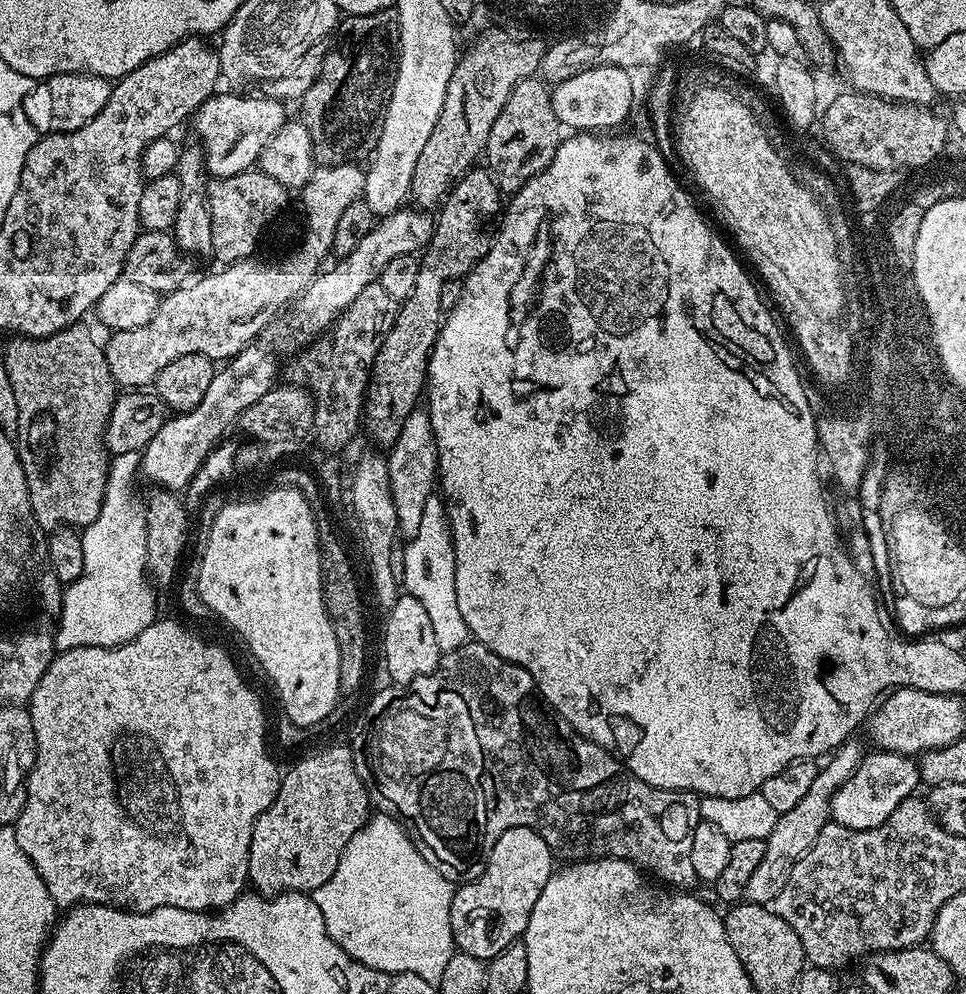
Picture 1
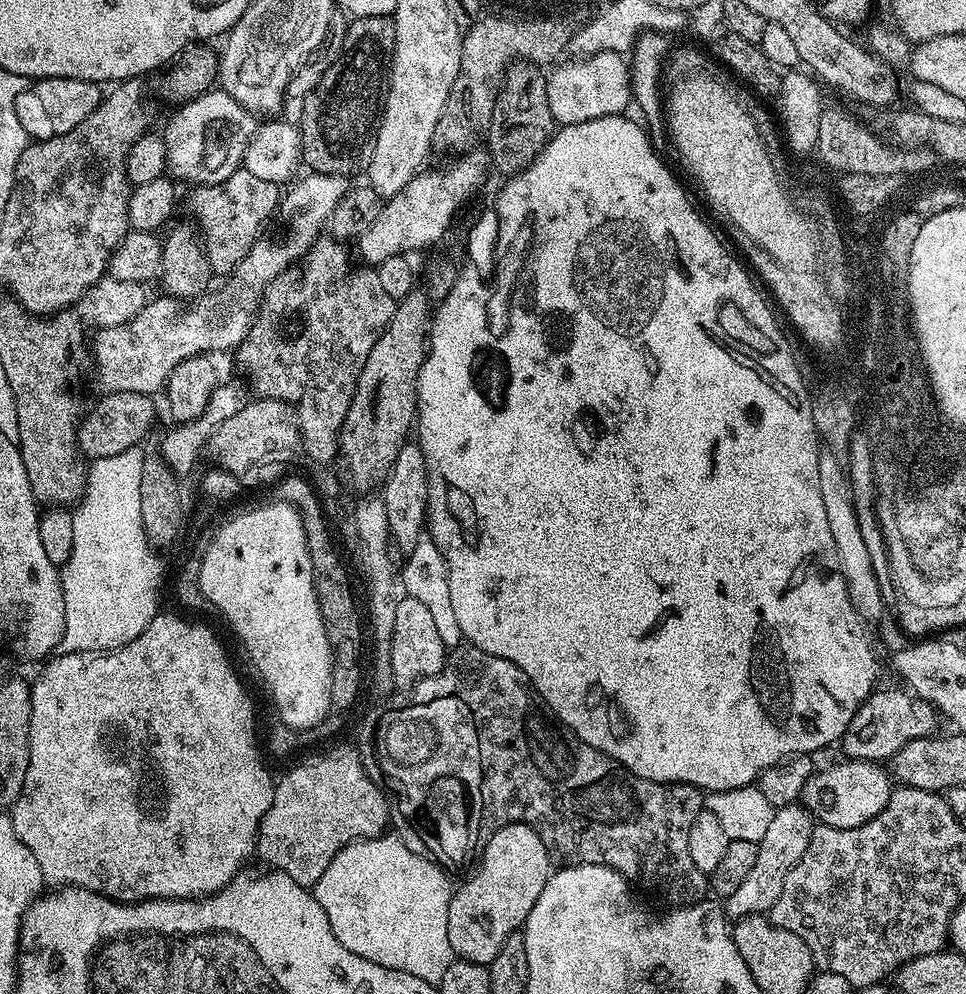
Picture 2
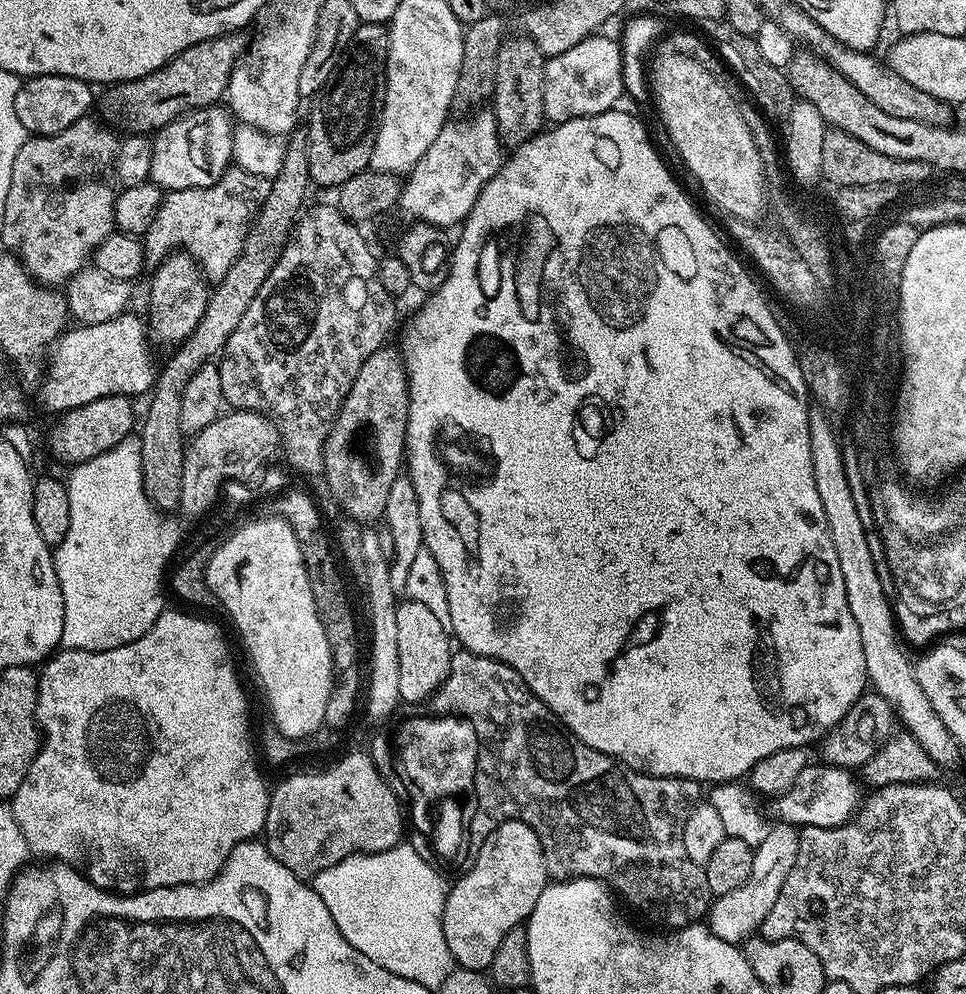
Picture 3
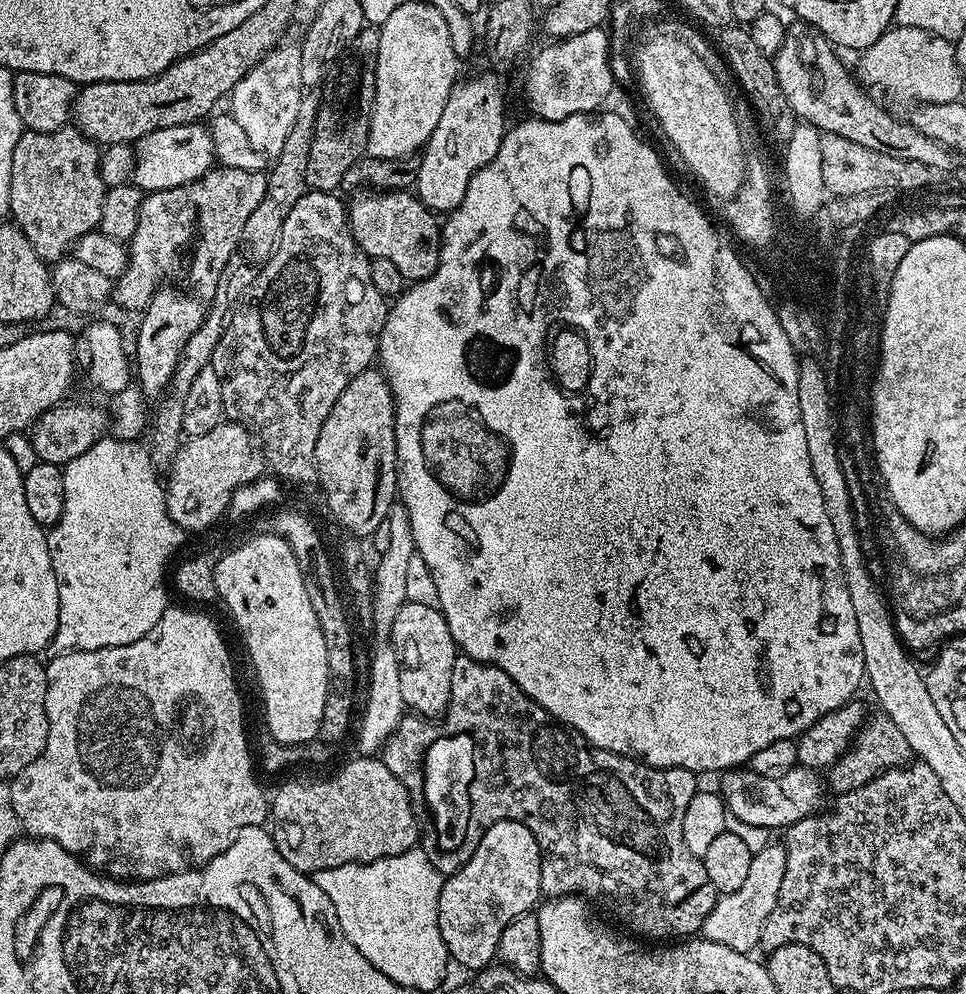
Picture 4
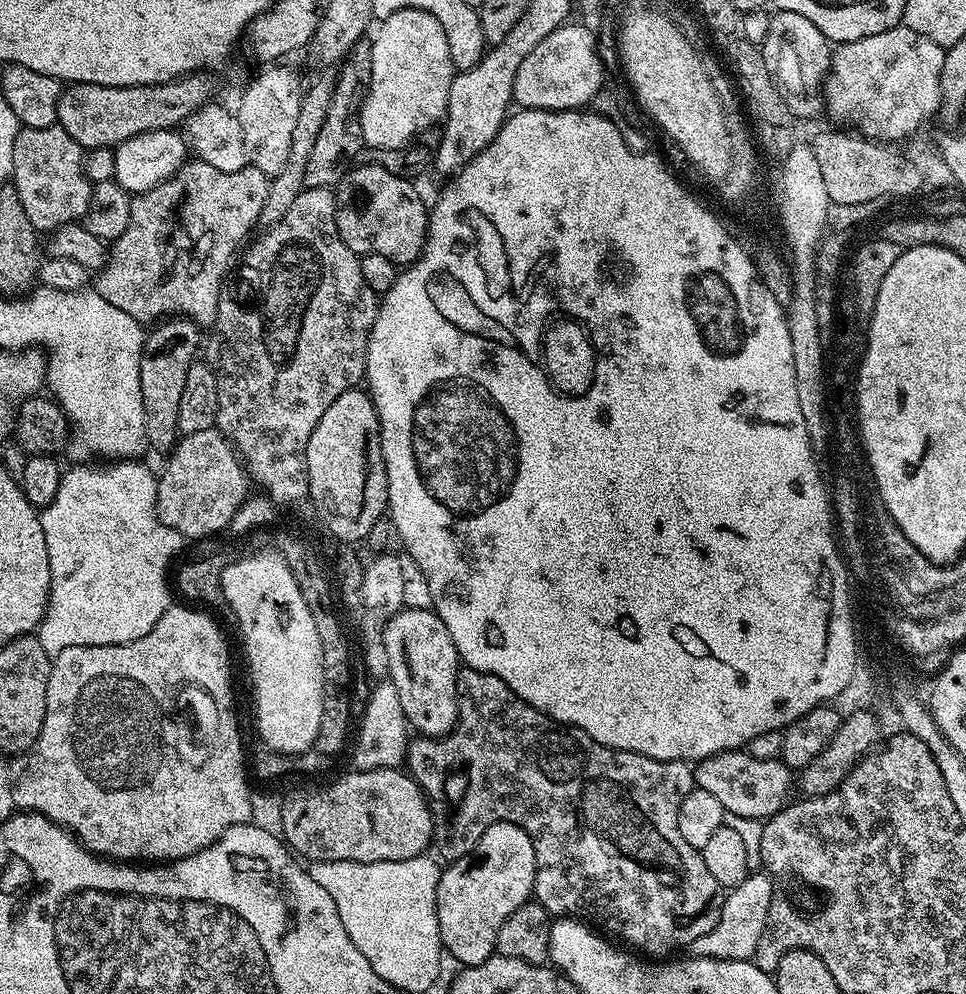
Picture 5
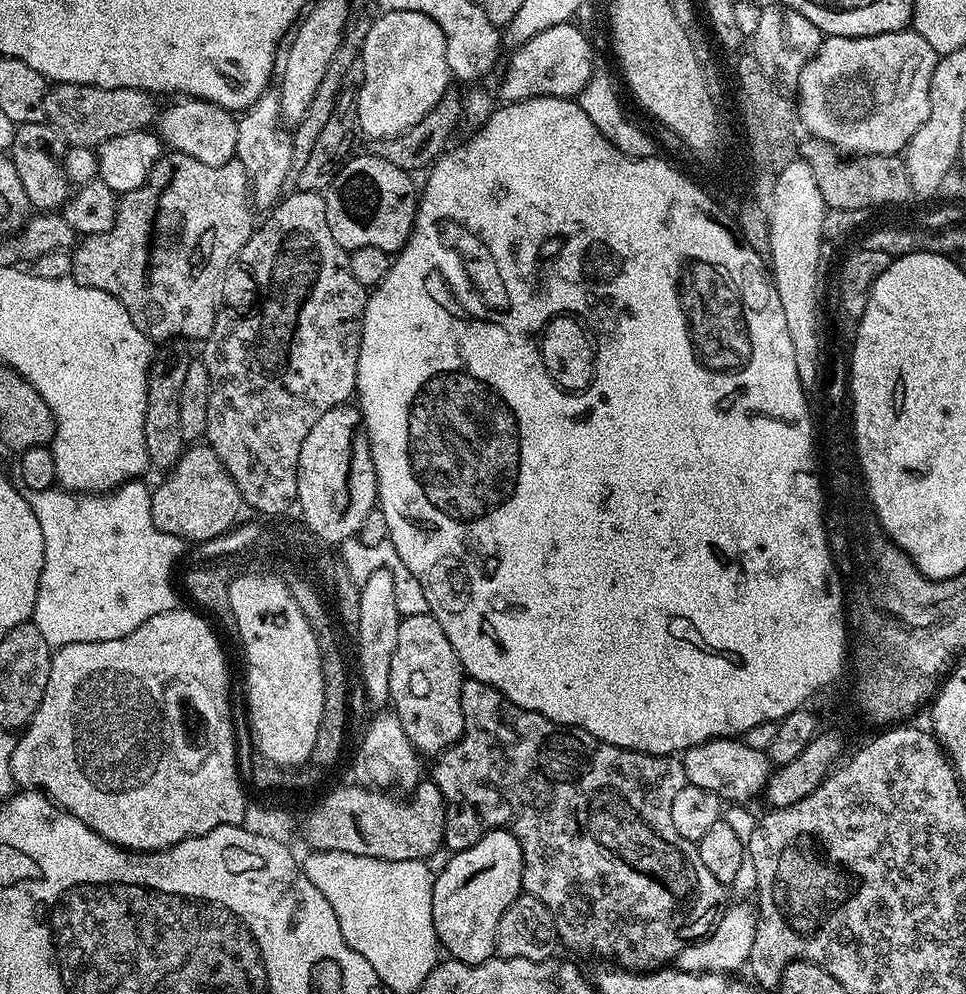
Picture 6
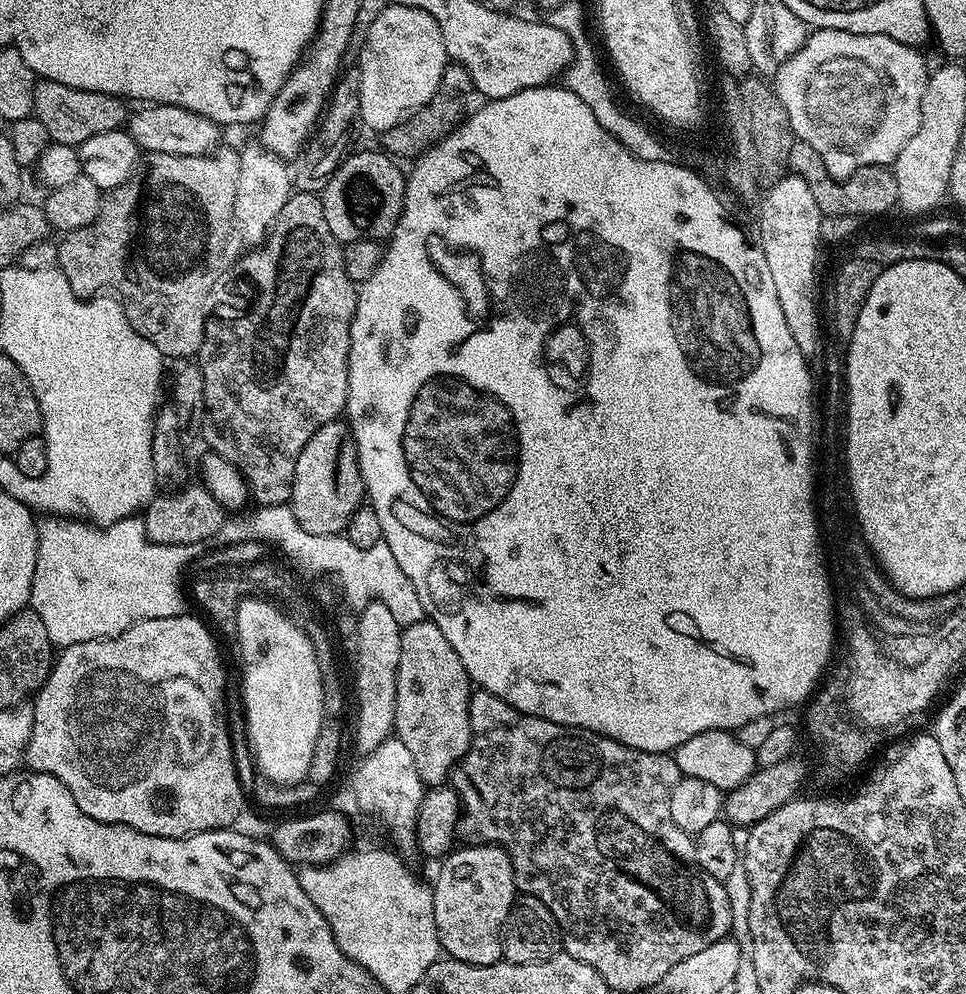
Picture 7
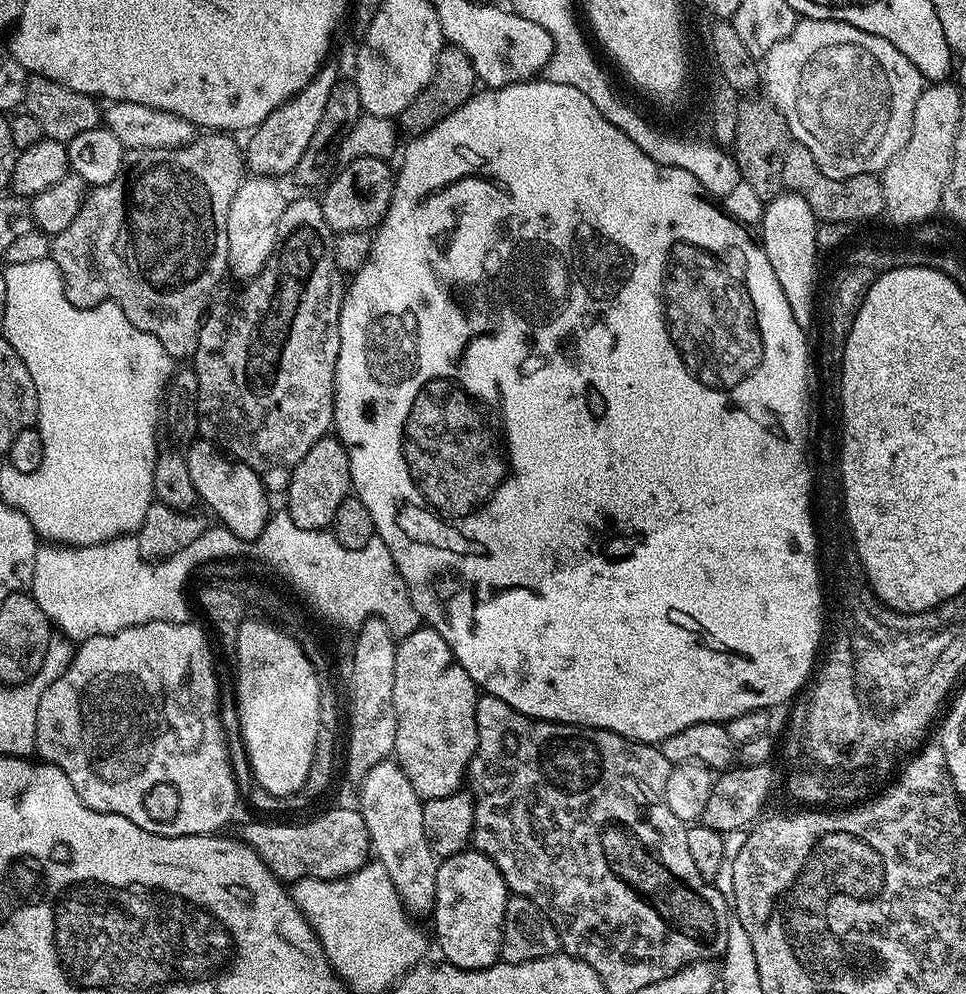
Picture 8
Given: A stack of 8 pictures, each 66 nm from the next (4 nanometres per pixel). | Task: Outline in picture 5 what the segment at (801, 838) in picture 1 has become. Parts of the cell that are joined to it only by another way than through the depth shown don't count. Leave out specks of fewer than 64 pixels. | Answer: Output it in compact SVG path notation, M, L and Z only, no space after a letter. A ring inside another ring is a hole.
M753 871L737 888L731 889L718 908L716 925L711 932L698 938L690 946L691 955L709 956L715 960L752 960L756 955L764 928L768 925L768 911L772 905L772 877L767 871Z

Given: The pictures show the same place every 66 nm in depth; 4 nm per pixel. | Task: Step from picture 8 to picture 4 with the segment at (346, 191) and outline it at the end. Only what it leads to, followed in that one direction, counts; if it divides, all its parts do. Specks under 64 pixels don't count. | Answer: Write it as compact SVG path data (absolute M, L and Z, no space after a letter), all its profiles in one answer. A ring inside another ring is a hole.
M360 190L347 205L348 225L358 246L372 260L386 258L402 270L405 281L425 280L440 261L441 221L420 197L408 190Z

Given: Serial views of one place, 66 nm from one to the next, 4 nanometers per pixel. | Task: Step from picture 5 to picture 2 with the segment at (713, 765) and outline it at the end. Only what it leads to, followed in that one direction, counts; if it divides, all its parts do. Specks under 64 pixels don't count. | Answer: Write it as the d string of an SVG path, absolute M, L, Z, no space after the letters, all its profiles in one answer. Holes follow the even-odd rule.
M845 759L844 764L832 764L829 768L813 771L806 782L802 797L803 807L812 813L820 824L838 830L850 830L870 822L890 802L894 780L883 763L874 760Z

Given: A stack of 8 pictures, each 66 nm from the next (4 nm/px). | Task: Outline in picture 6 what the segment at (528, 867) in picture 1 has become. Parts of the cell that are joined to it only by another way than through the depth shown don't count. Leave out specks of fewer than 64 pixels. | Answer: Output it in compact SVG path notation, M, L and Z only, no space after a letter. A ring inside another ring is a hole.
M506 828L485 831L477 844L447 857L444 869L432 881L432 917L441 949L463 964L481 964L493 959L496 931L502 914L522 894L524 855L518 838Z

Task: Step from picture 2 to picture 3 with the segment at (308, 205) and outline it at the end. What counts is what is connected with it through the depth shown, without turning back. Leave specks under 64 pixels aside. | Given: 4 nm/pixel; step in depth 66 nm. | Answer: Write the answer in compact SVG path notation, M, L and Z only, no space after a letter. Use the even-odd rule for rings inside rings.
M131 314L110 322L69 327L56 337L51 349L52 365L47 366L46 375L39 385L41 406L55 414L63 414L98 398L137 398L143 392L144 395L151 393L158 368L152 365L152 352L148 344L150 337L145 321Z

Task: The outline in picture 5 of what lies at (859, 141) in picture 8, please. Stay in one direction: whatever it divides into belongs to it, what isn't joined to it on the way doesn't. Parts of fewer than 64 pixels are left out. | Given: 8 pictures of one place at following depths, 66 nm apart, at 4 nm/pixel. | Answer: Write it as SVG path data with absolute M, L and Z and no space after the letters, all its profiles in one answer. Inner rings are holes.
M897 26L890 30L882 30L882 34L873 36L863 36L849 44L841 44L835 49L832 57L832 66L828 69L828 77L824 80L824 103L827 115L832 115L836 120L845 120L848 124L853 124L853 129L859 130L865 137L877 142L896 142L892 140L902 140L911 132L916 132L924 124L927 116L935 117L940 111L940 79L942 78L942 62L944 61L945 49L930 38L918 34L914 30L903 26Z

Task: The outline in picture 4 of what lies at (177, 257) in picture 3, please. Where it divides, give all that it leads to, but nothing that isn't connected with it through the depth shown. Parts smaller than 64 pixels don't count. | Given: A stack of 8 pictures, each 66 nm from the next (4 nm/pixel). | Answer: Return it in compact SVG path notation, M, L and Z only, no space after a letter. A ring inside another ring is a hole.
M165 286L156 291L152 301L142 309L141 316L144 317L136 332L134 380L141 397L148 402L159 400L170 386L170 378L174 378L174 366L178 366L178 358L182 358L186 342L190 342L190 334L194 334L194 330L198 330L204 321L205 305L191 291L179 292L172 287L176 286Z

